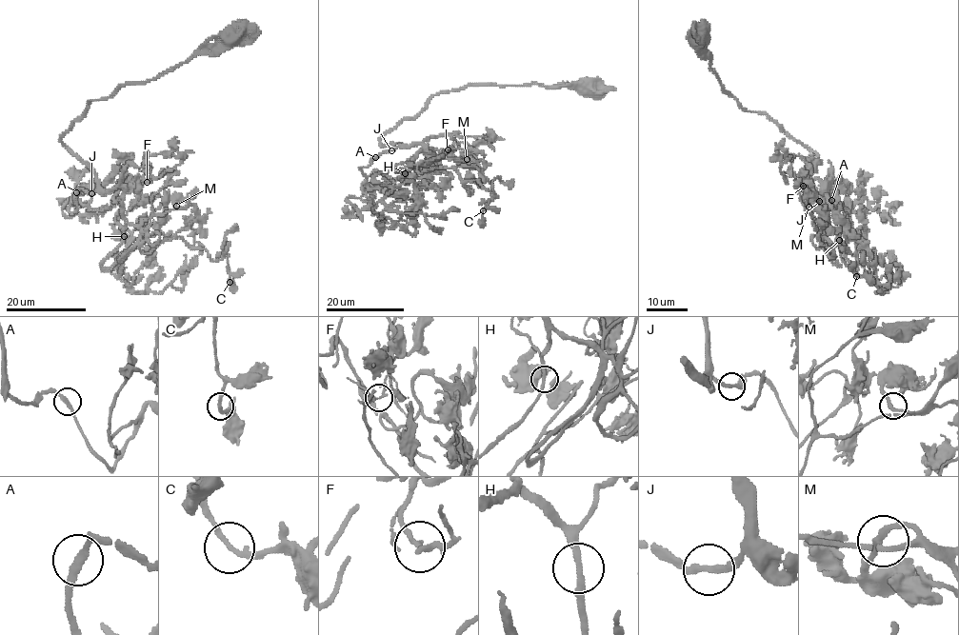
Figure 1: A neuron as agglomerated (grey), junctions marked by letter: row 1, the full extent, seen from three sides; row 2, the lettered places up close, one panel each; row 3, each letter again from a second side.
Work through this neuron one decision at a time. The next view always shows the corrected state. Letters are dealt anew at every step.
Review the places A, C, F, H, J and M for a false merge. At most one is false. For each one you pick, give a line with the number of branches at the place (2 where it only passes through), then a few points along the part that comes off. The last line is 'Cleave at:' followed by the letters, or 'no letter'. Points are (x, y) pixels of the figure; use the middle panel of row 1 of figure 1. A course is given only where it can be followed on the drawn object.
Cleave at: no letter

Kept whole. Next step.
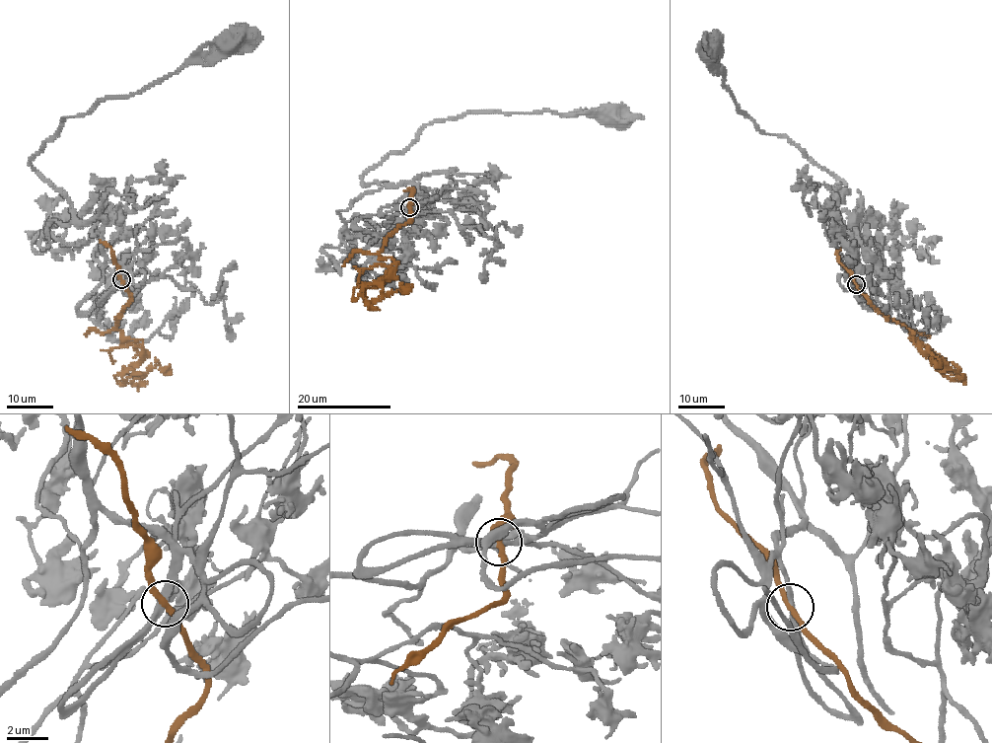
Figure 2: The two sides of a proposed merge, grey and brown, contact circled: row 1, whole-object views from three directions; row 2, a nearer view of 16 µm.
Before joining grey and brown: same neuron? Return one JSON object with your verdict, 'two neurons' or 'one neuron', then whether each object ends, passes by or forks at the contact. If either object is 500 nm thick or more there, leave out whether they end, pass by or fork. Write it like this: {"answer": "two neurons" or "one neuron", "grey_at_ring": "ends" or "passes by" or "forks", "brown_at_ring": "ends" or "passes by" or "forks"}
{"answer": "two neurons", "grey_at_ring": "passes by", "brown_at_ring": "passes by"}

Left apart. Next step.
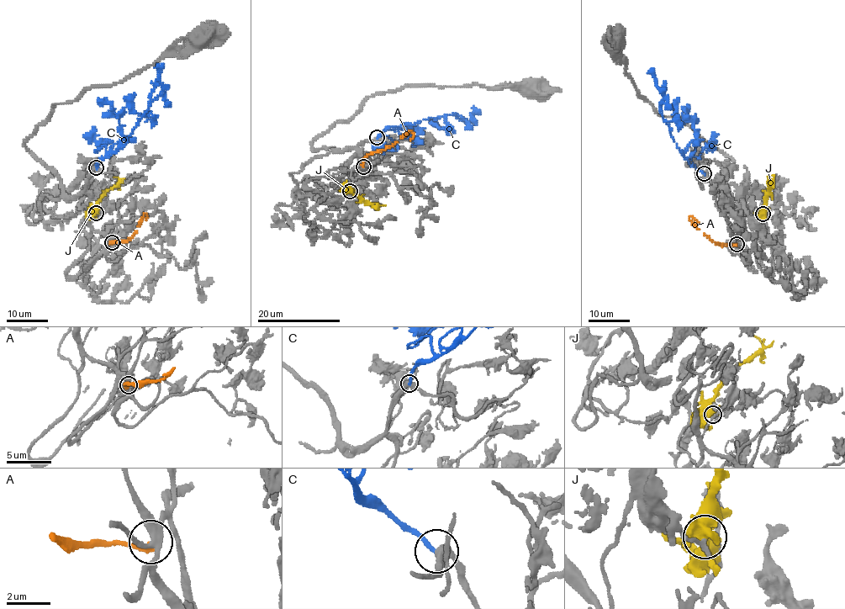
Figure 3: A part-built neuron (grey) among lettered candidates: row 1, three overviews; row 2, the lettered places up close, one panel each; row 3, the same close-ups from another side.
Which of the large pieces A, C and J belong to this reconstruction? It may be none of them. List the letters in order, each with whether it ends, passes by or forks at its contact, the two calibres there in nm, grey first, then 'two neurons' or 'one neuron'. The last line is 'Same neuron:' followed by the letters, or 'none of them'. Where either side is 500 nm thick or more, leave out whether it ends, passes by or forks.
A: it ends there; 300 nm thick on the grey side, 260 nm on the other; two neurons
C: it ends there; 440 nm thick on the grey side, 220 nm on the other; one neuron
J: 220 nm thick on the grey side, 500 nm on the other; two neurons
Same neuron: C

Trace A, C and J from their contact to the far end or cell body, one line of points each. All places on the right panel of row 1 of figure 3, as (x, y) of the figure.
A: (736, 244), (730, 245), (711, 240), (689, 218), (692, 216), (699, 222)
C: (704, 173), (689, 163), (677, 145), (662, 114), (660, 105), (663, 94), (655, 77), (647, 73)
J: (763, 214), (768, 184), (772, 175)

